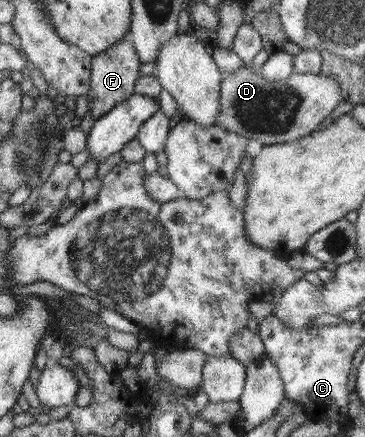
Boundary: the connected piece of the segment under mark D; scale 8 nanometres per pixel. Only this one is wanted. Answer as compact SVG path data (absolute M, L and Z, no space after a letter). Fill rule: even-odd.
M247 66L233 73L223 73L220 90L220 109L216 116L216 125L225 127L229 132L240 134L246 139L255 139L263 145L283 144L296 141L317 129L328 118L332 110L342 100L340 86L333 77L321 74L299 74L293 71L289 78L279 82L269 82L257 70L251 71Z

